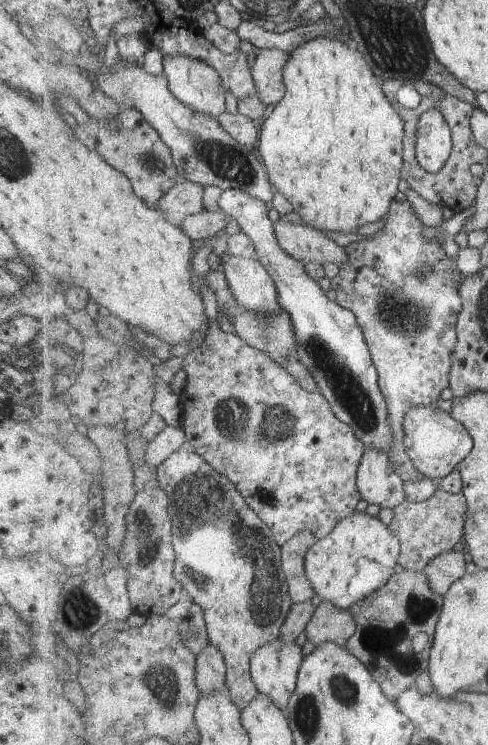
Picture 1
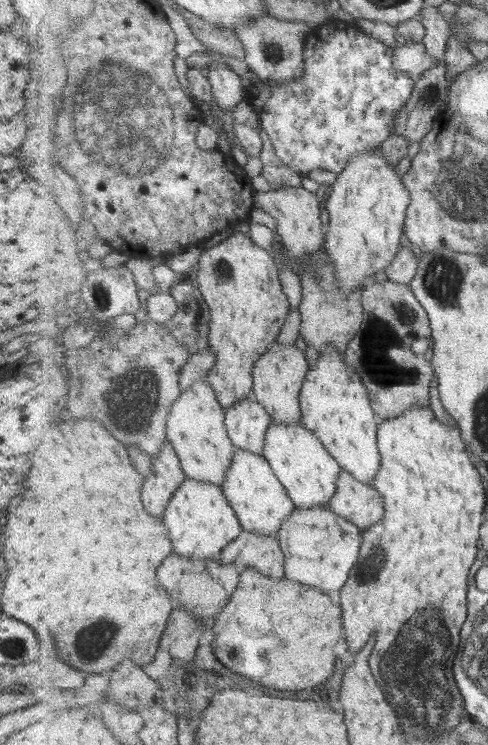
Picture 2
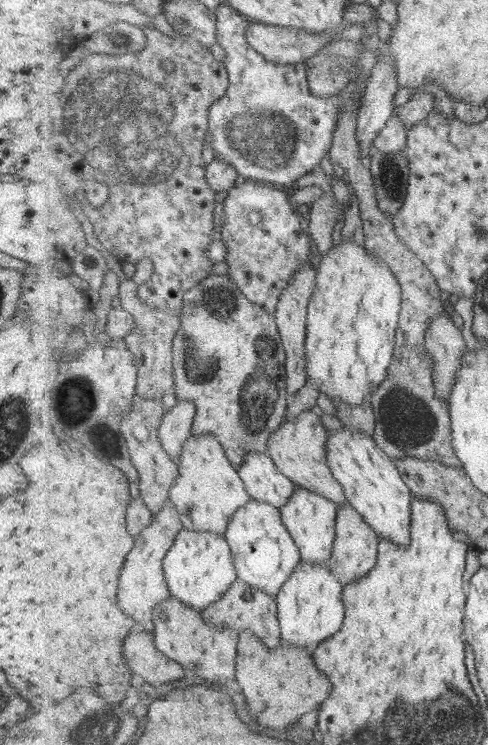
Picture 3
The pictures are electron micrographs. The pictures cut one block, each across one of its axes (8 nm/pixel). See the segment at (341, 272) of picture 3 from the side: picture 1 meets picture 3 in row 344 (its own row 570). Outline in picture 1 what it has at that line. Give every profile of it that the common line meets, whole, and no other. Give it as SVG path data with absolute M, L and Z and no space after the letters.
M355 511L340 520L327 536L317 539L307 551L304 565L308 579L322 601L354 611L355 604L382 589L396 574L401 551L400 538L390 525L385 526L379 518L365 511Z

